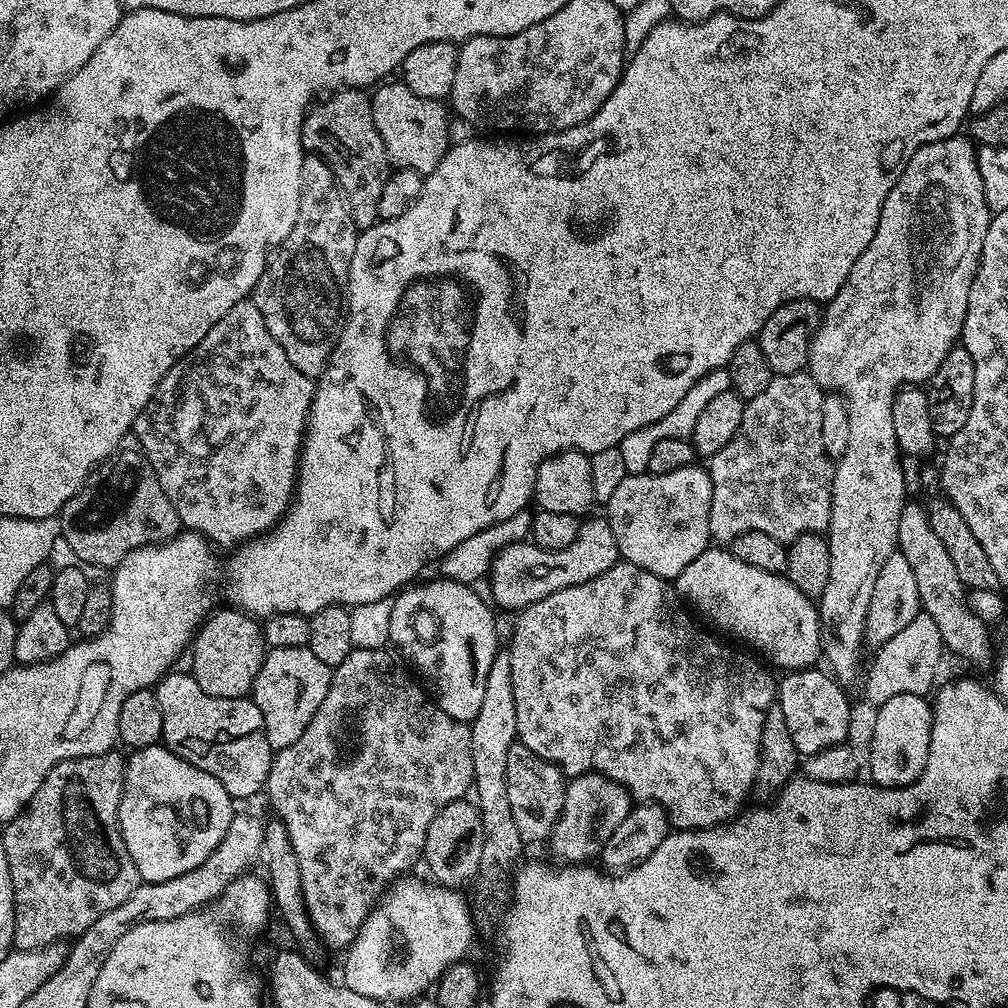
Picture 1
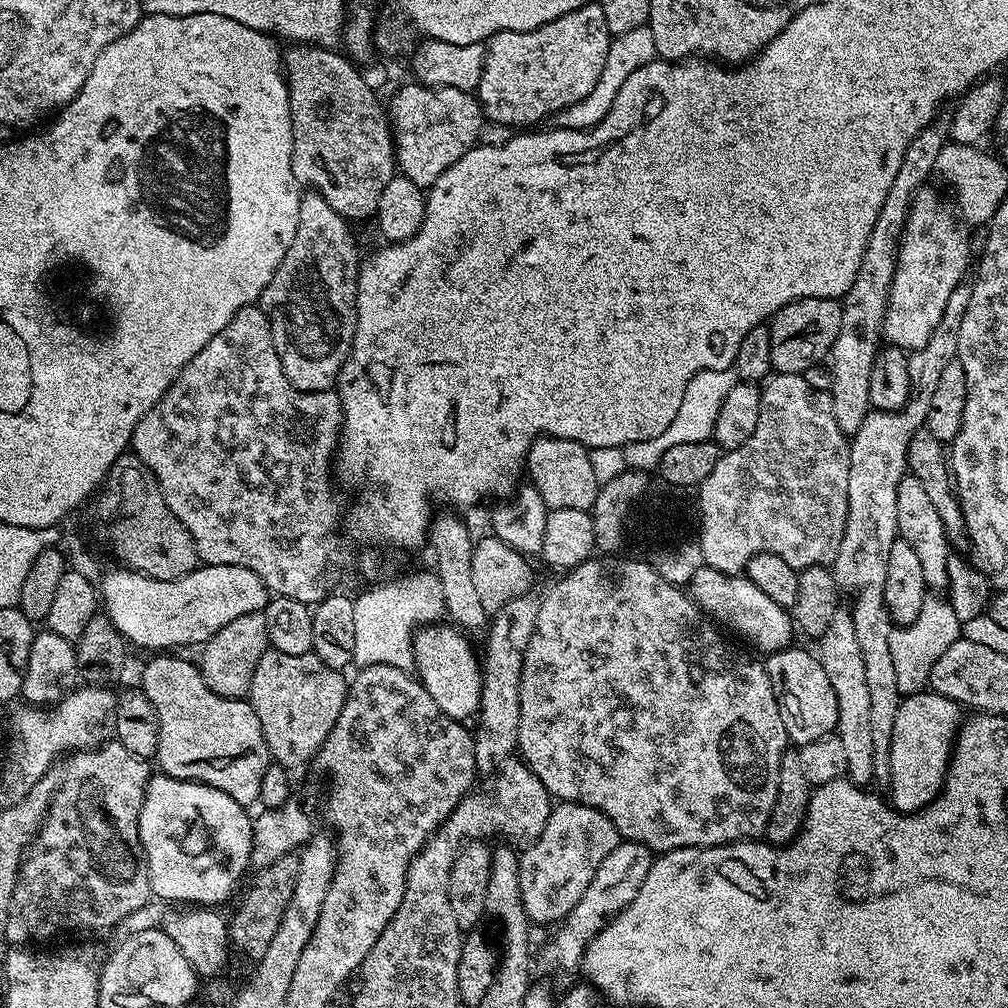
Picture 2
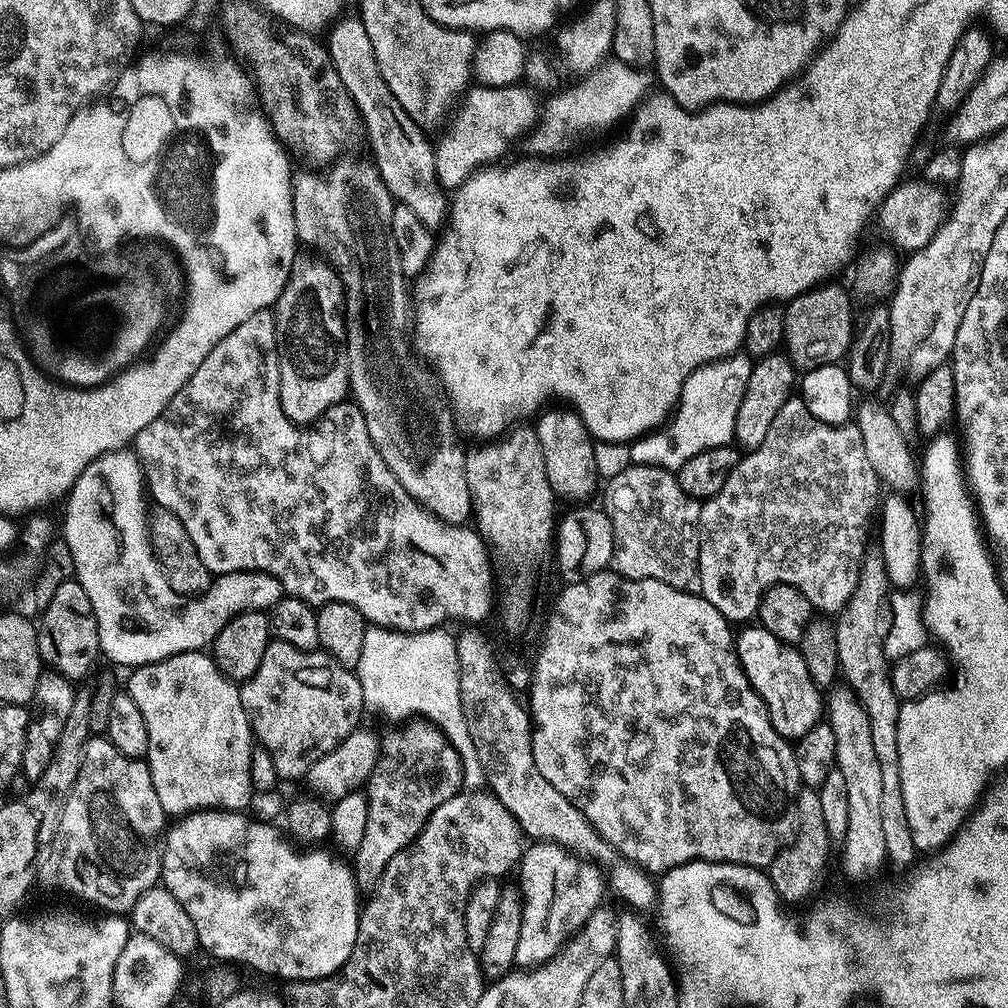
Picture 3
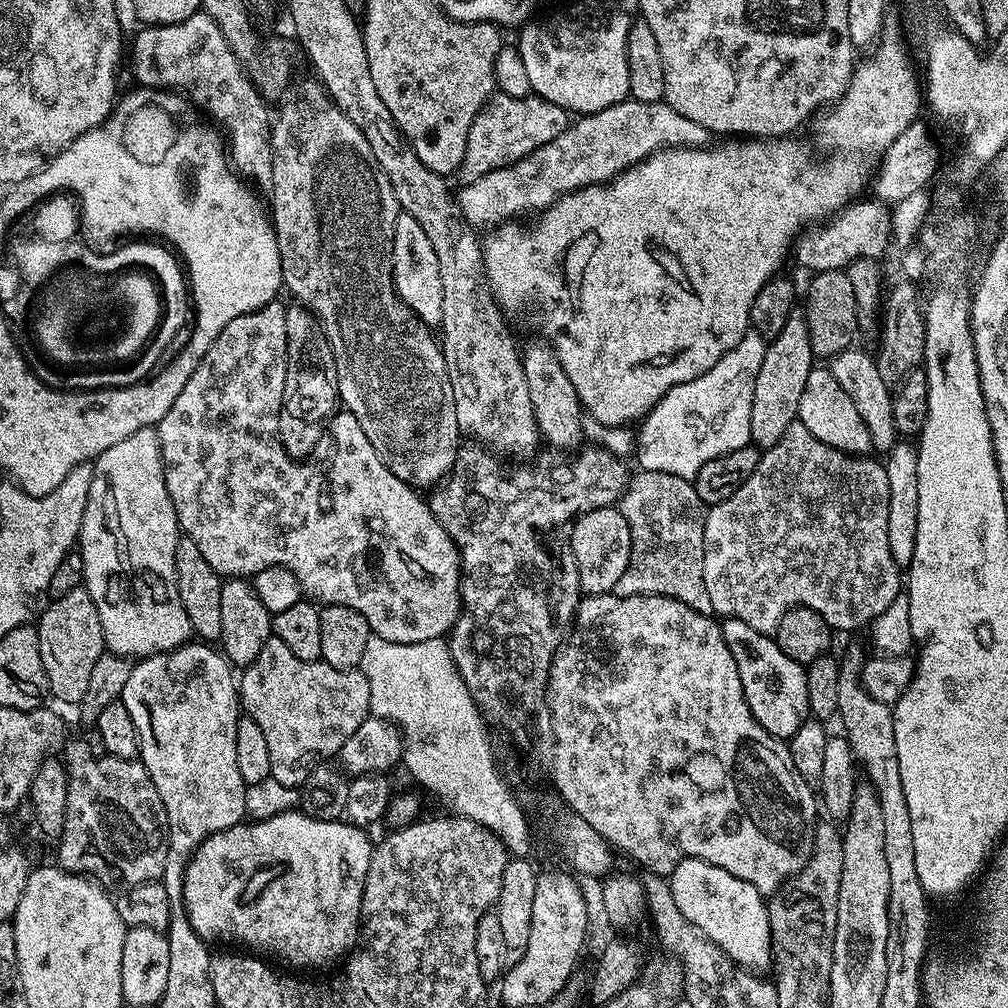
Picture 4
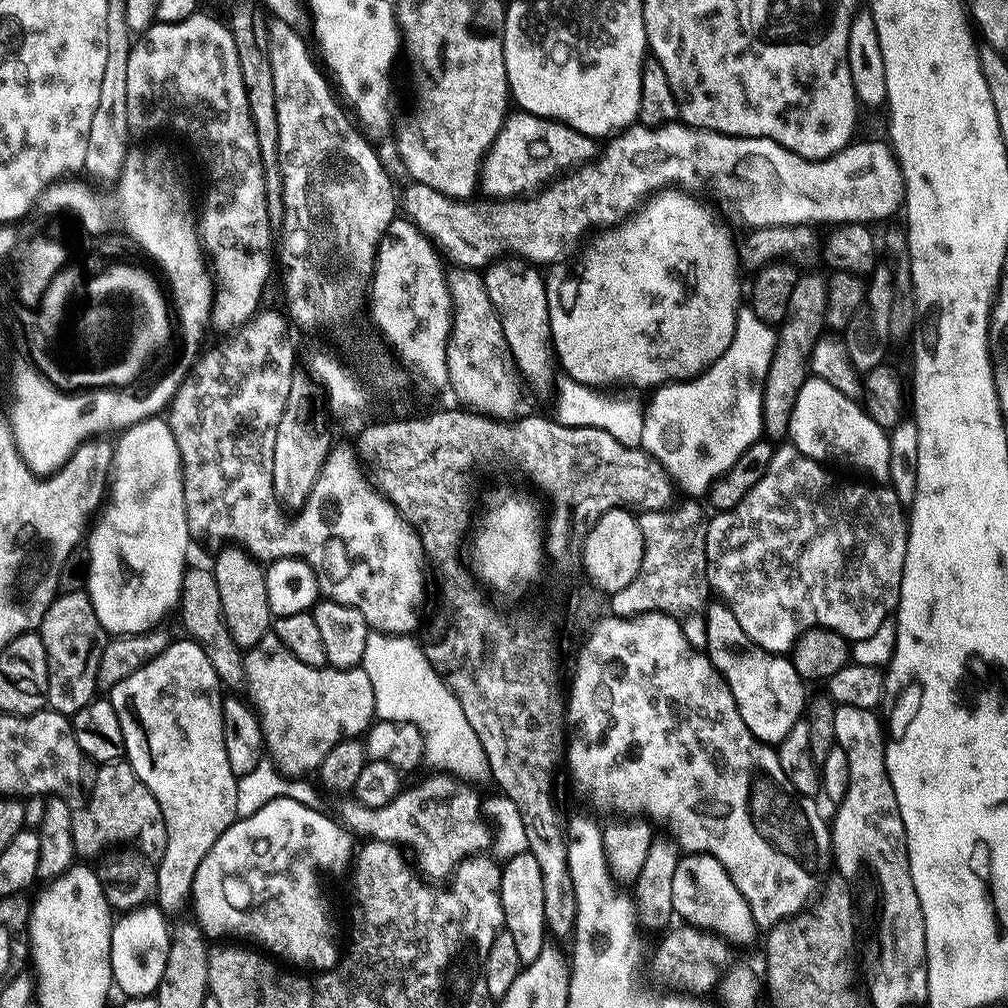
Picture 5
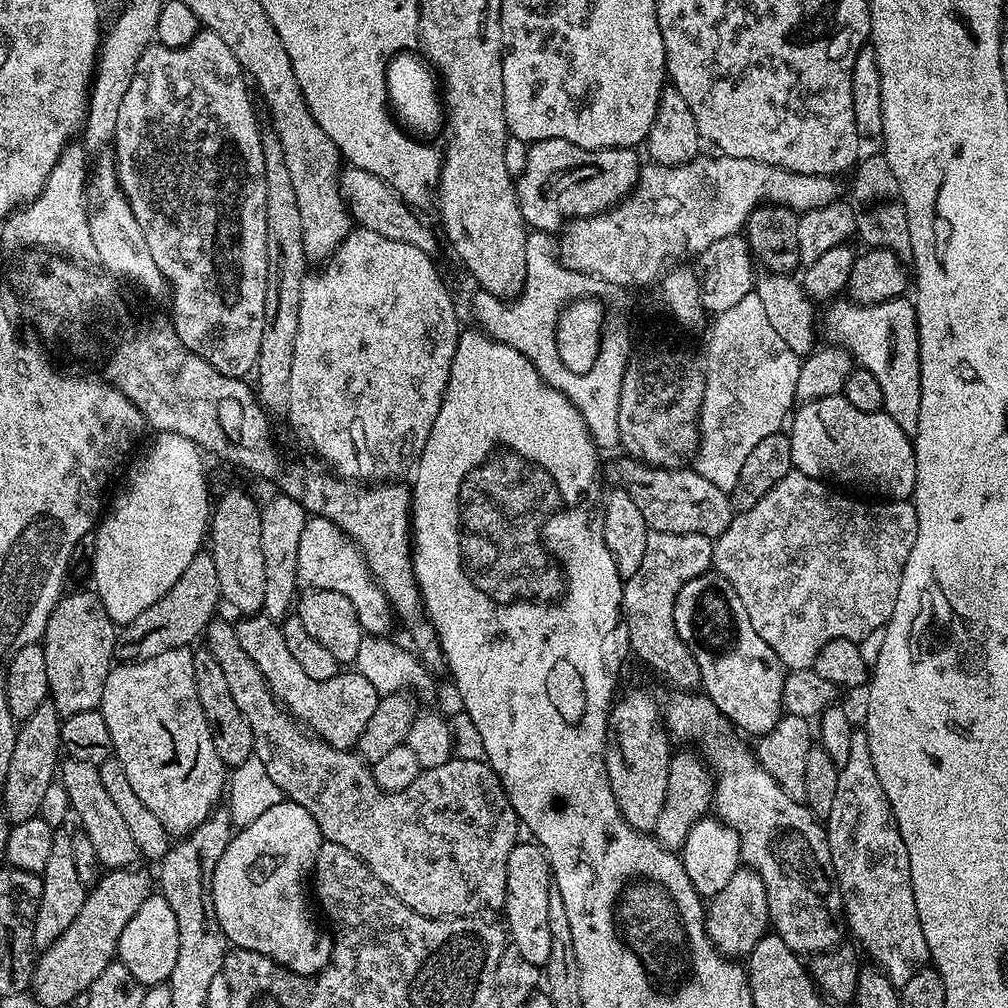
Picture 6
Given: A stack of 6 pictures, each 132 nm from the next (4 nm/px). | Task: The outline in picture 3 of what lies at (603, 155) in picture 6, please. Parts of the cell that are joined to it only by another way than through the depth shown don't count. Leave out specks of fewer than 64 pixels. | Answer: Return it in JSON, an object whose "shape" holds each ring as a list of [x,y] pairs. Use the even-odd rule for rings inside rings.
{"shape":[[[472,86],[463,93],[462,99],[455,105],[456,113],[453,114],[452,121],[445,126],[440,141],[437,139],[434,144],[434,166],[441,188],[459,188],[460,183],[476,169],[499,161],[500,155],[511,146],[512,139],[519,132],[524,134],[529,131],[538,115],[538,100],[536,102],[532,97],[530,89],[520,87]]]}

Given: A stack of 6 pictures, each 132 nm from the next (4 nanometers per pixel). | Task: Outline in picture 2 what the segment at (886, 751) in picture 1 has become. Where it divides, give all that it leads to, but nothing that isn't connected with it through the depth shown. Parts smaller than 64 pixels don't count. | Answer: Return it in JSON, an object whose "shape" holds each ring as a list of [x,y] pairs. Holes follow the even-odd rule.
{"shape":[[[931,690],[905,696],[894,714],[894,732],[890,742],[890,803],[899,812],[916,812],[925,808],[944,786],[952,745],[962,723],[961,705]]]}

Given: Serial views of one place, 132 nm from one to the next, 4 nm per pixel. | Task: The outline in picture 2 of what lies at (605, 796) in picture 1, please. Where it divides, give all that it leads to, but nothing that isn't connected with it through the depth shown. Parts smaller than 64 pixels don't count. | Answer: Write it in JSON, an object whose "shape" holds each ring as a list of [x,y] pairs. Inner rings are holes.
{"shape":[[[566,800],[557,803],[546,822],[546,830],[520,856],[522,902],[533,925],[563,921],[586,894],[602,858],[622,843],[620,831],[605,812],[588,802]]]}

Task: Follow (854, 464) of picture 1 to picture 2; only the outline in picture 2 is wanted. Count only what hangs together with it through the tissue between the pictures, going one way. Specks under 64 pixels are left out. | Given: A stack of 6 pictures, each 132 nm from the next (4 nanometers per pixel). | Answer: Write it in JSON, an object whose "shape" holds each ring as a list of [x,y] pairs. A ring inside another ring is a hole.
{"shape":[[[922,186],[912,197],[912,207],[896,245],[896,269],[882,327],[883,339],[908,354],[928,345],[938,322],[942,322],[950,294],[954,294],[967,272],[969,275],[968,259],[972,256],[968,245],[969,229],[959,215],[940,216],[940,196],[928,187]],[[838,610],[826,626],[826,634],[818,637],[818,655],[826,678],[830,678],[830,687],[834,698],[838,700],[838,722],[835,735],[842,742],[842,751],[846,753],[846,776],[857,786],[873,783],[874,738],[870,738],[870,694],[866,686],[866,665],[862,663],[862,649],[858,647],[858,634],[854,634],[854,618],[851,611]]]}

